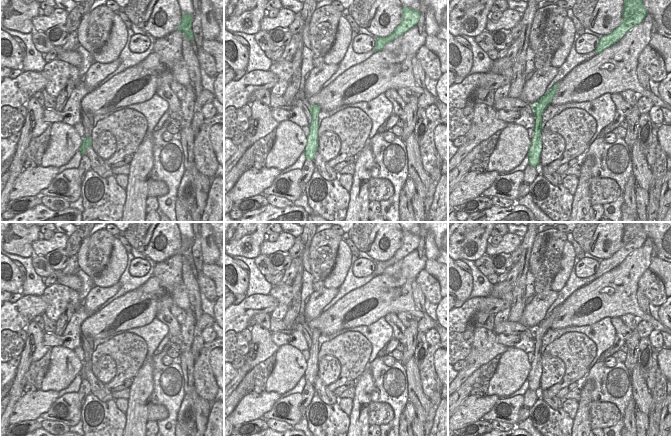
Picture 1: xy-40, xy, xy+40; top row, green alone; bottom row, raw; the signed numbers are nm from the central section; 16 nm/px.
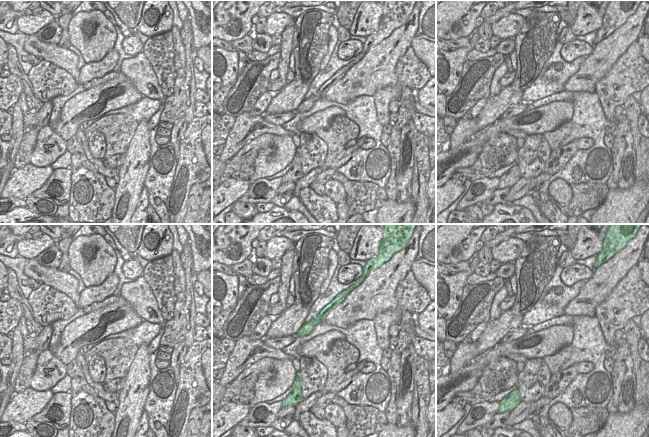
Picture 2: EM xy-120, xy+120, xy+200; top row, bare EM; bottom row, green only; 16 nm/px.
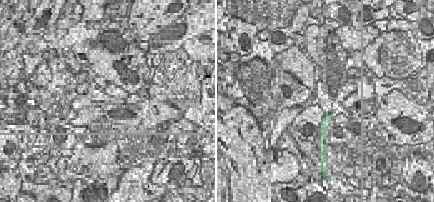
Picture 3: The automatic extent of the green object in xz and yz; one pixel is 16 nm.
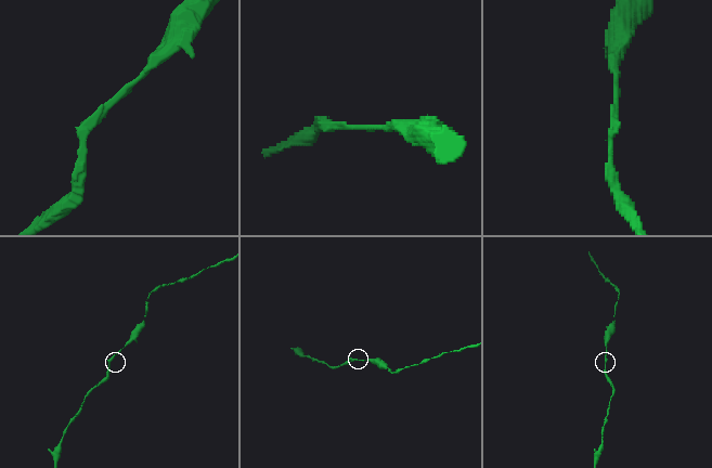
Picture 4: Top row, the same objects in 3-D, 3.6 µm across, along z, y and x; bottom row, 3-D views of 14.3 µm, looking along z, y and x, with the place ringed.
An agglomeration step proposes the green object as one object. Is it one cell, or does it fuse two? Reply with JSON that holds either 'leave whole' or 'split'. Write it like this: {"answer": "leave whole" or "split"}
{"answer": "leave whole"}

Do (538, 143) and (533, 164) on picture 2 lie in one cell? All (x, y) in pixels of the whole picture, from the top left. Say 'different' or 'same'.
same

